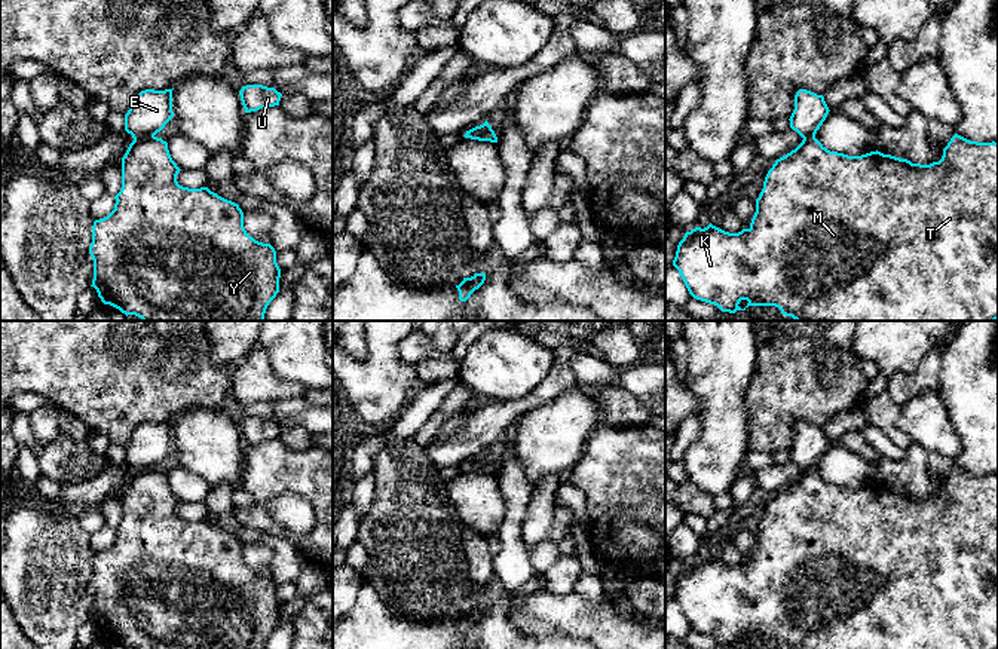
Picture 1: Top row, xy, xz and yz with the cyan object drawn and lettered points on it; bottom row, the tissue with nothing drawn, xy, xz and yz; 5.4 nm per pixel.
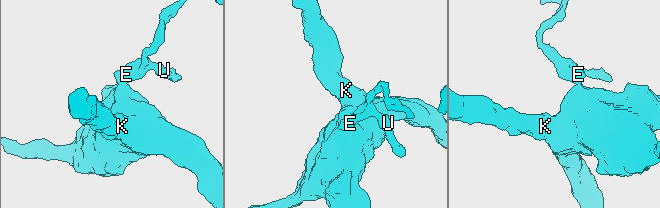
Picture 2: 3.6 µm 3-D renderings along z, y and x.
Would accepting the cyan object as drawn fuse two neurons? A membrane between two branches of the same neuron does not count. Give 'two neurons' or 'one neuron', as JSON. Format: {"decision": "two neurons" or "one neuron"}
{"decision": "two neurons"}

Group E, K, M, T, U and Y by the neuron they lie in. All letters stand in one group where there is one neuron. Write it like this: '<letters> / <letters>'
E U / K M T Y

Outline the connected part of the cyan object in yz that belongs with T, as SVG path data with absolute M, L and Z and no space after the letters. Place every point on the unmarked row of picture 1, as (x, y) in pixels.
M955 466L943 481L943 489L939 495L921 498L912 496L907 492L884 487L878 483L861 489L848 489L827 483L815 469L803 471L795 483L777 492L768 503L763 521L756 532L756 545L748 561L743 561L738 566L729 566L713 558L711 555L704 561L695 560L691 564L686 564L683 572L679 575L673 599L679 603L689 627L694 631L714 637L722 645L729 646L746 643L748 639L775 639L786 649L998 649L998 475L970 474Z

